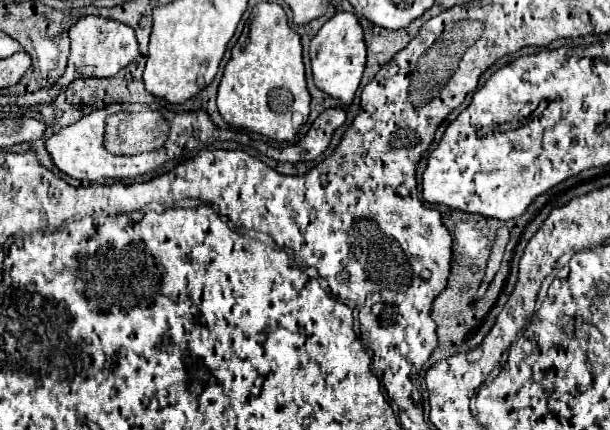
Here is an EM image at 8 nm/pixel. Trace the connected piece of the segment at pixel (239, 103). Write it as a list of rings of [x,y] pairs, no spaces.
[[[276,2],[254,6],[250,26],[232,48],[218,86],[218,110],[230,126],[240,126],[272,140],[292,140],[308,120],[310,94],[302,62],[300,36],[288,26],[284,8]]]

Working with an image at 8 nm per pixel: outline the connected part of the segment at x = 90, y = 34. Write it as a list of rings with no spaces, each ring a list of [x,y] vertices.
[[[98,16],[80,18],[70,28],[70,40],[72,40],[72,48],[70,48],[68,66],[66,66],[66,72],[62,74],[62,78],[58,80],[58,86],[62,90],[76,78],[88,78],[88,76],[108,78],[108,76],[114,76],[120,68],[126,68],[140,54],[134,30],[122,22],[108,20],[108,18],[98,18]]]

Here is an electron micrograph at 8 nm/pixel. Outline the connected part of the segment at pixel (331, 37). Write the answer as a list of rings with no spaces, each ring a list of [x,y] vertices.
[[[336,12],[312,38],[310,58],[316,86],[342,104],[350,104],[354,100],[366,64],[366,44],[358,18],[352,12]]]

